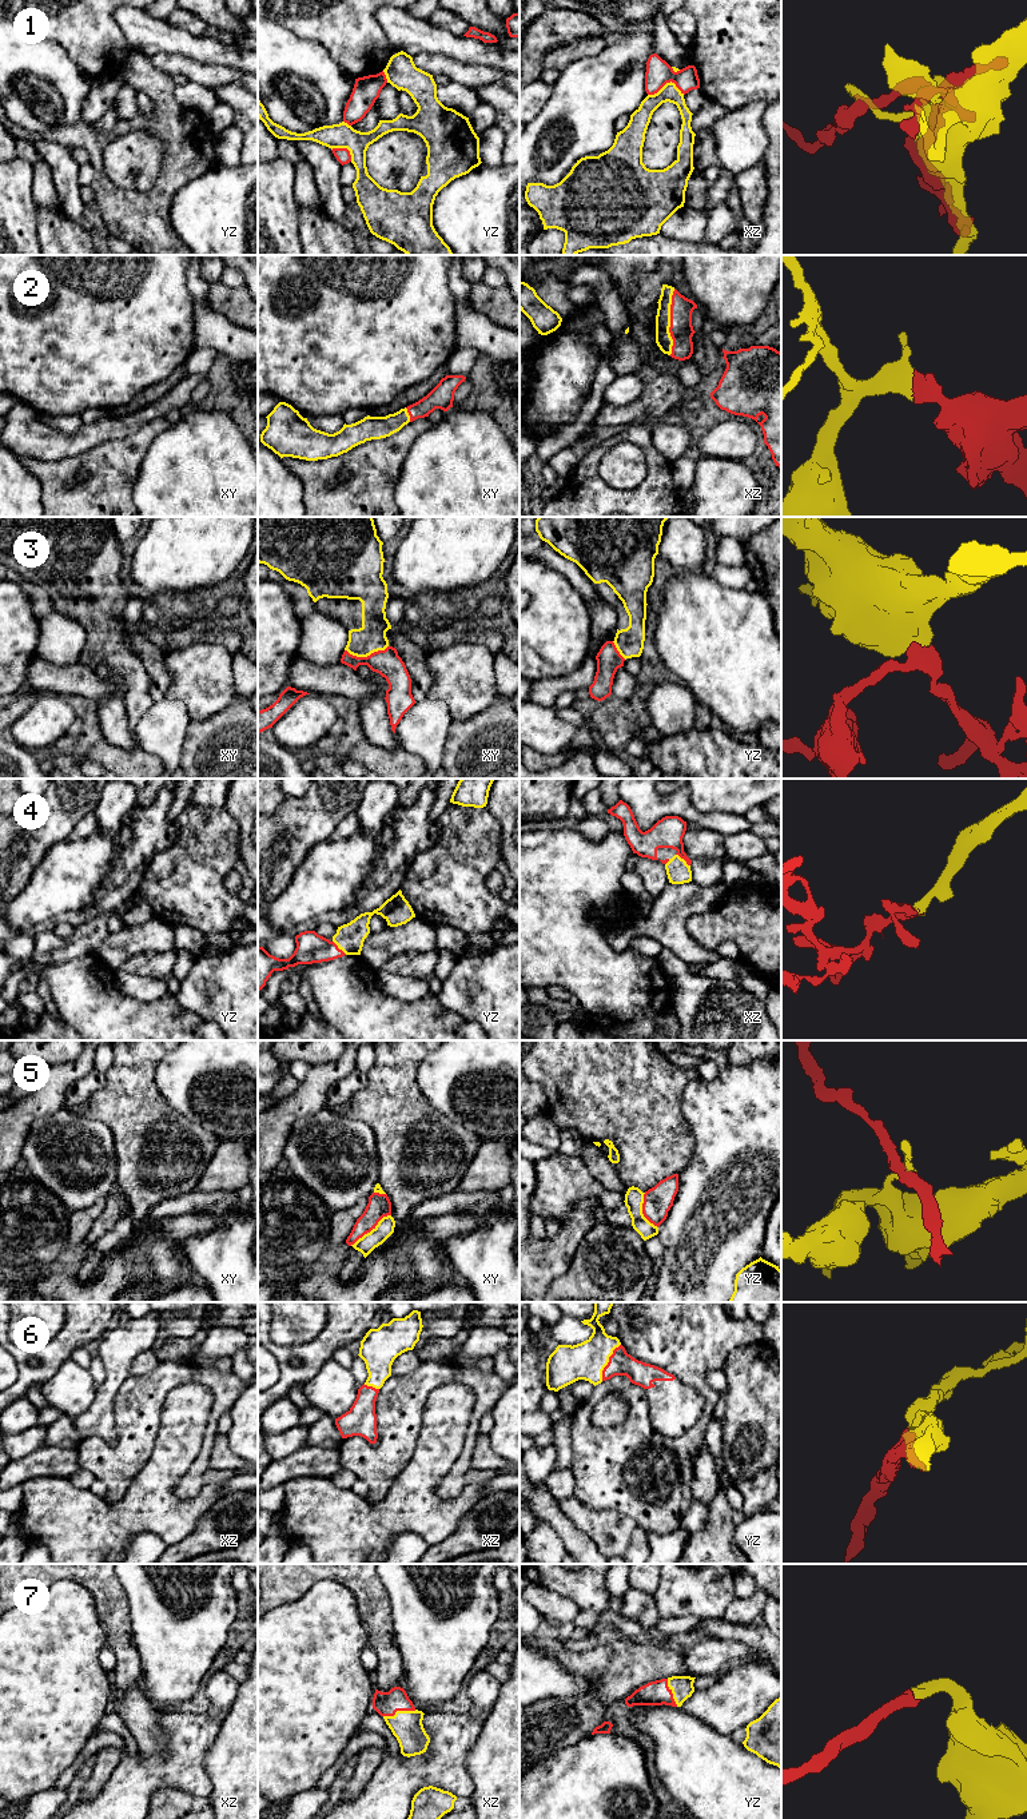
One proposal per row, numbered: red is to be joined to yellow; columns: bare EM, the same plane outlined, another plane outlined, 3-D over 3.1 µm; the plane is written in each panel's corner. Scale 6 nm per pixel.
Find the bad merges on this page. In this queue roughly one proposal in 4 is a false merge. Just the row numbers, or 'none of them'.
1, 5

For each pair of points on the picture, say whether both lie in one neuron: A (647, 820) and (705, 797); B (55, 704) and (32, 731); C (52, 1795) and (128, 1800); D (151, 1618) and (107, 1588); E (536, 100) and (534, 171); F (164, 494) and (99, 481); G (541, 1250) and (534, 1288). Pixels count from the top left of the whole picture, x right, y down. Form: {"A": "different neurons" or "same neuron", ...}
{"A": "different neurons", "B": "same neuron", "C": "different neurons", "D": "different neurons", "E": "different neurons", "F": "different neurons", "G": "same neuron"}

